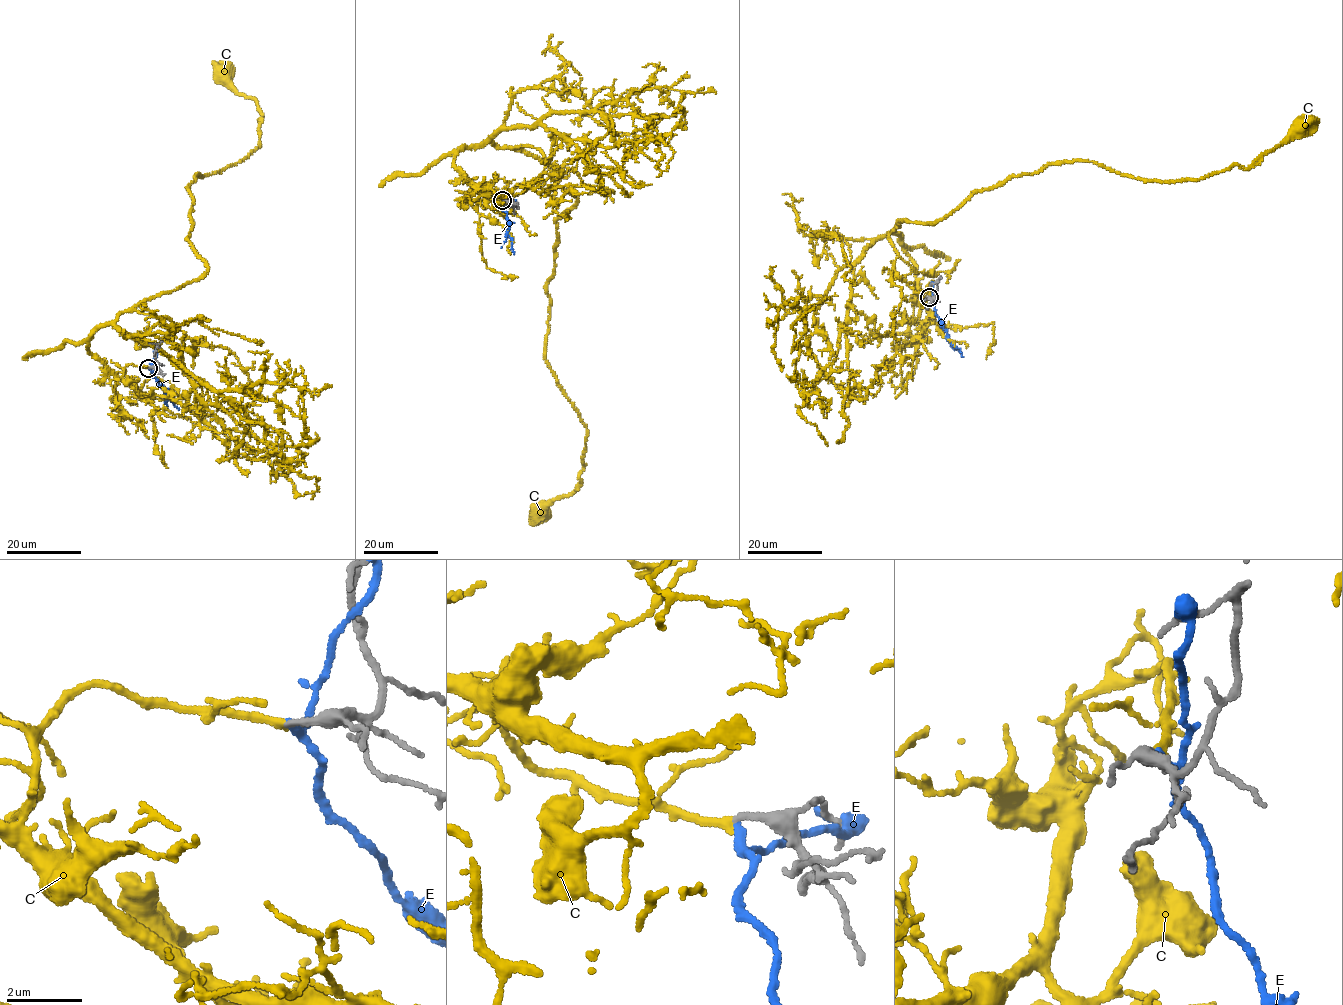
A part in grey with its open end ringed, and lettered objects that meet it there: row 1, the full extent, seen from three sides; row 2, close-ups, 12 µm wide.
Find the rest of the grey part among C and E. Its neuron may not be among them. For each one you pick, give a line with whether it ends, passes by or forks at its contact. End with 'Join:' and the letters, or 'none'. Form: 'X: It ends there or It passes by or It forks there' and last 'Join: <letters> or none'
C: It ends there
Join: C

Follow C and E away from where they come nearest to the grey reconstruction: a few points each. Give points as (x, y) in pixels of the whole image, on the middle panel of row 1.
C: (502, 200), (459, 151), (518, 148), (576, 198), (545, 360), (586, 428), (583, 470), (541, 510)
E: (503, 201), (509, 224), (507, 233), (514, 253)

